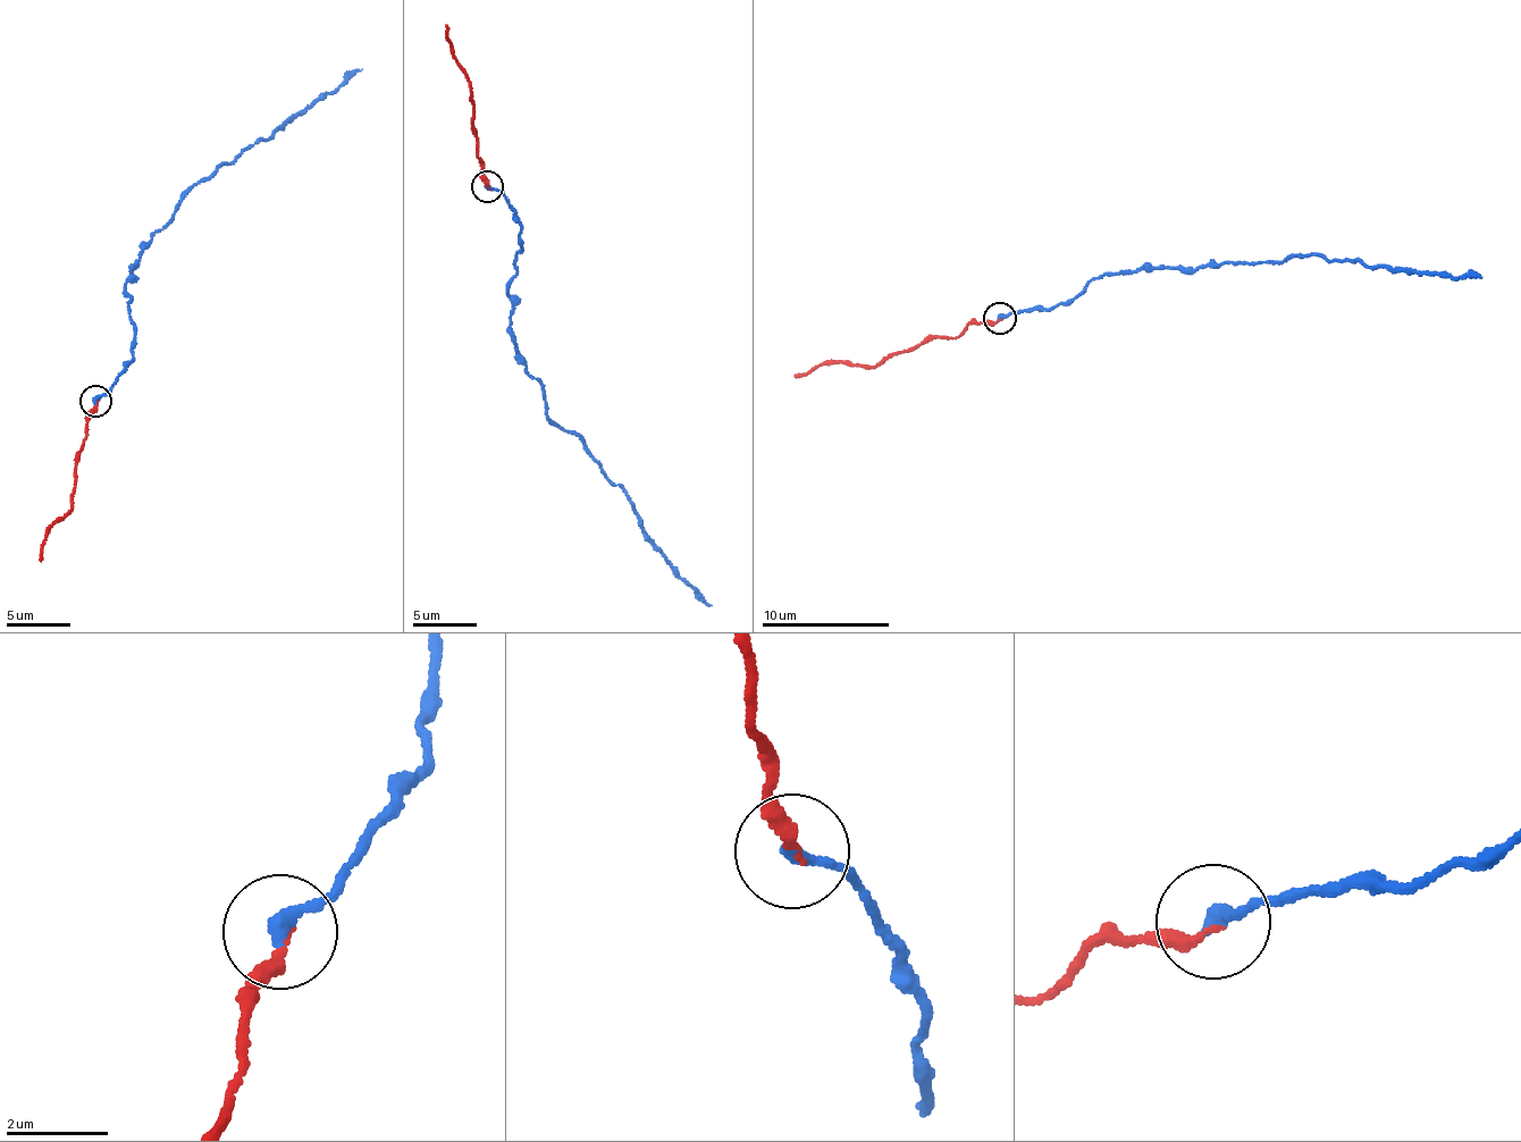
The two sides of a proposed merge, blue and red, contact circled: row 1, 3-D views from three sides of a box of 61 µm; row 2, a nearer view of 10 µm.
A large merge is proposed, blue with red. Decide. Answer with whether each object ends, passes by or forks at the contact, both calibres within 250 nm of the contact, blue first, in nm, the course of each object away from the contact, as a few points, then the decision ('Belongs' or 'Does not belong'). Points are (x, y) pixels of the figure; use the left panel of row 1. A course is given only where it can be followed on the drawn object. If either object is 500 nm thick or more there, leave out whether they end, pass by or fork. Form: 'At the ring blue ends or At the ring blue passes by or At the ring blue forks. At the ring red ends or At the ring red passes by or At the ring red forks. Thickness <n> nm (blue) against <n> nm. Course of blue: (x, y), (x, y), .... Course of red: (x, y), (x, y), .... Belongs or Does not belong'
At the ring blue ends. At the ring red ends. Thickness 320 nm (blue) against 200 nm. Course of blue: (97, 401), (132, 359), (136, 322), (125, 290), (132, 266), (175, 207), (361, 68). Course of red: (97, 401), (78, 455), (72, 509), (45, 535), (40, 562). Belongs

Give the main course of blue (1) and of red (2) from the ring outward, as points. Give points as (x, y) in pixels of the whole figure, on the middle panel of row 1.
1: (488, 185), (520, 225), (509, 335), (544, 391), (544, 414), (582, 442), (631, 502), (644, 540), (711, 604)
2: (488, 185), (484, 162), (476, 152), (471, 92), (446, 27)

